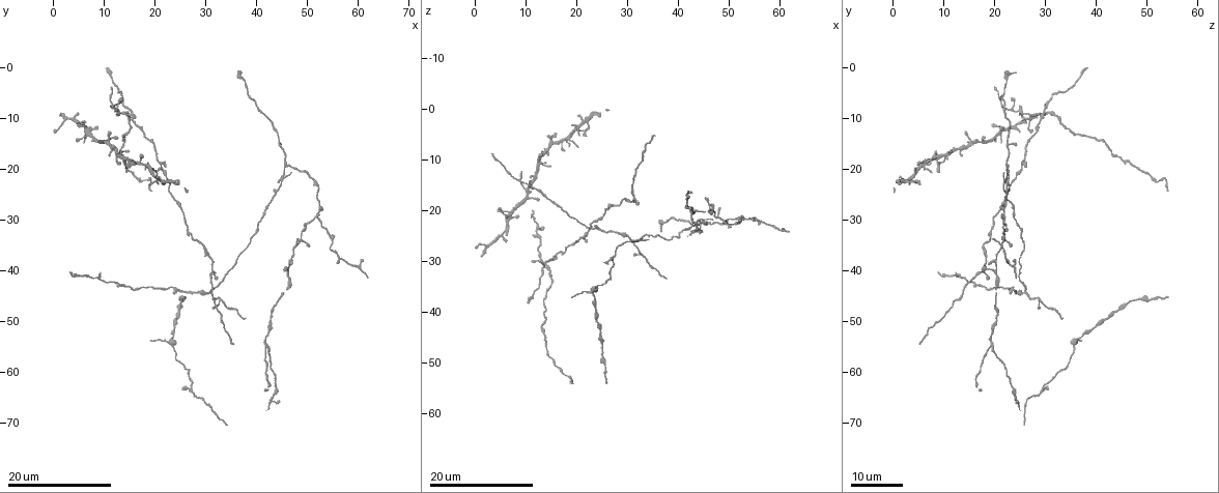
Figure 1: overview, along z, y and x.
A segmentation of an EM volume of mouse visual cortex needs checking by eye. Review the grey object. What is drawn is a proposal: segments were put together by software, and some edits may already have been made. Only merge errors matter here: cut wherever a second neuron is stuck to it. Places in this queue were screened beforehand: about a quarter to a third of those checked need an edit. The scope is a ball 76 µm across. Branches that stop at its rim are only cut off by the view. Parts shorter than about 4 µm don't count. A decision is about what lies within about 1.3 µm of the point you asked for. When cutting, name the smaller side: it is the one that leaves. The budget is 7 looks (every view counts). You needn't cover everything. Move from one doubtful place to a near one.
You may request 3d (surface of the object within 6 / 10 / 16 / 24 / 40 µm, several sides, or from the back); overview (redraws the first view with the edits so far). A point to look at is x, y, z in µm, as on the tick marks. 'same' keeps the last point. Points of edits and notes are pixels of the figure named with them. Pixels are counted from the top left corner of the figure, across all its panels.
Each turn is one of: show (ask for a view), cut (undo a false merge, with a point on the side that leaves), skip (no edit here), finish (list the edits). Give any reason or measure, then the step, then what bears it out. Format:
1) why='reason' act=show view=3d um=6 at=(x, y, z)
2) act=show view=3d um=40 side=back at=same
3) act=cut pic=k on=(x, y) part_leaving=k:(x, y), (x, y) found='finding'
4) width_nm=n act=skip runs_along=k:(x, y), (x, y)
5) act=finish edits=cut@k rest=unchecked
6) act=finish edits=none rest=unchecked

why='branch point' act=show view=3d um=24 at=(31.5, 40.0, 17.5)

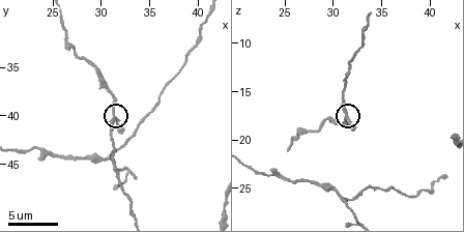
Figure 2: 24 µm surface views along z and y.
act=show view=3d um=10 at=(31.4, 40.2, 17.6)

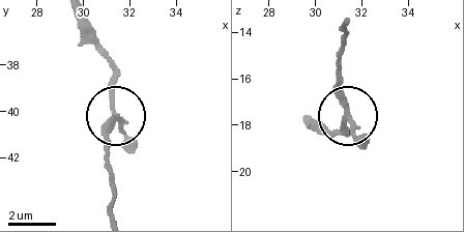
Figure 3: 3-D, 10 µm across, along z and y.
side_arm_um=21 act=skip found='one neuron here'

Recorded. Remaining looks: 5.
why='arms part here' act=show view=3d um=24 at=(42.5, 55.0, 19.5)

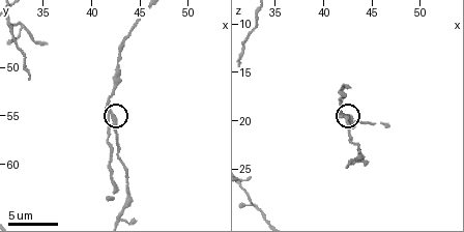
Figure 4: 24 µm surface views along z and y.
act=show view=3d um=6 at=same

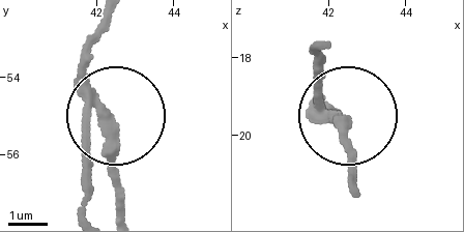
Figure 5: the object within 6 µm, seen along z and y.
arms=3 act=cut pic=5 on=(108, 149) part_leaving=5:(89, 100), (115, 206) found='a second neuron is stuck on'

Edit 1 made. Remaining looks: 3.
why='side arm on a straight run' act=show view=3d um=16 at=(51.5, 29.0, 22.0)

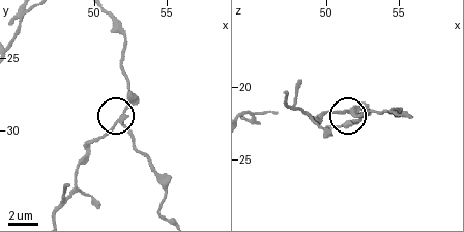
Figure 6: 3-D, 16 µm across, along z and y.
why='closer look' act=show view=3d um=6 at=(51.8, 29.4, 21.6)

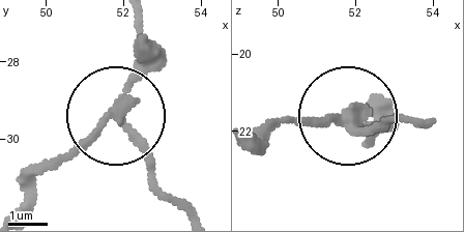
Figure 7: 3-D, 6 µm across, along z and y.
side_arm_um=18 arms=3 act=cut pic=7 on=(144, 60) found='two neurons meet here'

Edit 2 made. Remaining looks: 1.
act=finish edits=cut@5,cut@7 rest=unchecked

